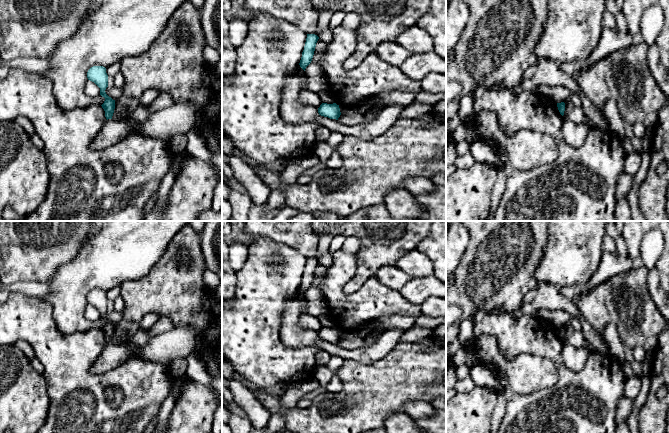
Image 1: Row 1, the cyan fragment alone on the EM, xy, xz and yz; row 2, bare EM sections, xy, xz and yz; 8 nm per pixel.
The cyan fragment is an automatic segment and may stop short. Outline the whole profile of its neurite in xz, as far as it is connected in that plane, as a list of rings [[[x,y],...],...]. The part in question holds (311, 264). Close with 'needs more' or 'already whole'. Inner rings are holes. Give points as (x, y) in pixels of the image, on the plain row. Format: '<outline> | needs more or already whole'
[[[307,258],[304,274],[302,276],[302,281],[299,287],[300,291],[304,295],[312,285],[318,263],[319,261],[315,258]]] | already whole

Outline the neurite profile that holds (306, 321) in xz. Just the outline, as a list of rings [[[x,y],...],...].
[[[304,313],[300,316],[299,325],[303,329],[314,330],[316,332],[319,332],[322,328],[322,325],[319,322],[318,318],[308,313]]]

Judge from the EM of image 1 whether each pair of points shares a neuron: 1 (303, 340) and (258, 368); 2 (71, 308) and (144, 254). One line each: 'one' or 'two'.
1: two
2: one

